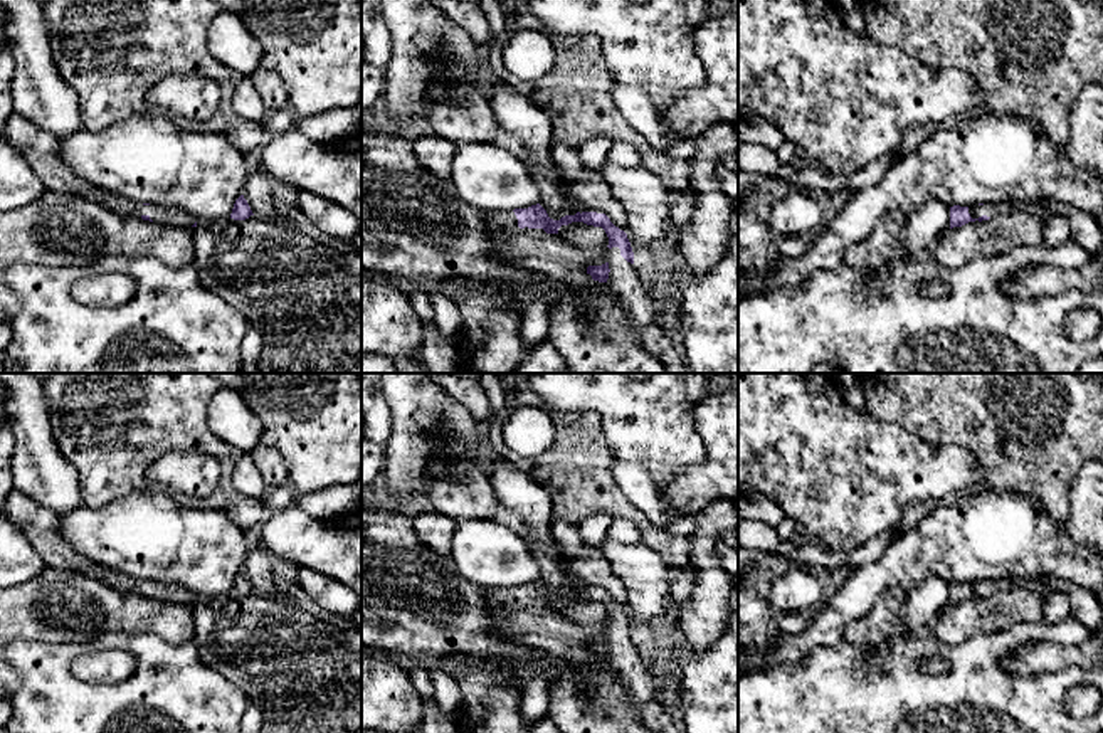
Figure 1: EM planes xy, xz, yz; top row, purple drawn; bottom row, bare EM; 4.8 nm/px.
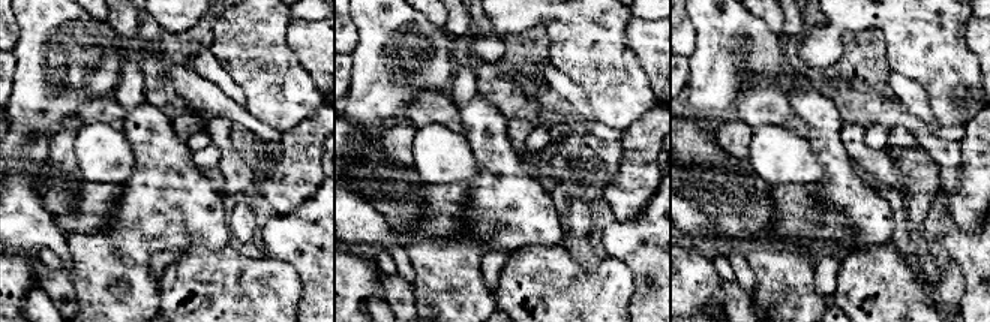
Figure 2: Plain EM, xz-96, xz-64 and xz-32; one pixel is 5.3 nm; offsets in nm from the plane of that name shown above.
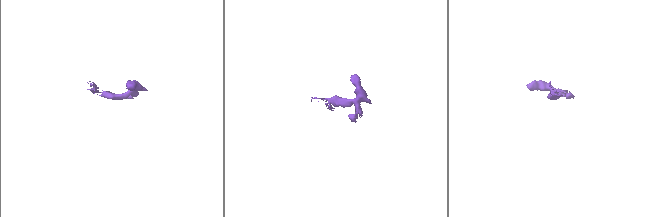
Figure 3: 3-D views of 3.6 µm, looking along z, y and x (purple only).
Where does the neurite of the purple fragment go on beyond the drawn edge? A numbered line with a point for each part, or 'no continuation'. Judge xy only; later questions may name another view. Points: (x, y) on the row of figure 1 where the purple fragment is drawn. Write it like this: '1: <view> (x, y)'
1: xy (39, 148)

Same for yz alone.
1: yz (991, 210)

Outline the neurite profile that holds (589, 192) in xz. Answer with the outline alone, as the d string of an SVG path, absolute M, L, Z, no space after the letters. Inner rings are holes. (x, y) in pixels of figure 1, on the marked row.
M553 141L552 158L560 175L570 183L567 193L582 212L605 214L610 222L627 234L627 217L620 202L617 202L609 185L595 170L587 170L580 163L578 150L568 143Z

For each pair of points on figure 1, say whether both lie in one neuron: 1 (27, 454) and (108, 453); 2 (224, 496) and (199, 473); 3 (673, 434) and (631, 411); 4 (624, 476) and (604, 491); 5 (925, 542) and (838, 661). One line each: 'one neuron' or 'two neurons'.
1: two neurons
2: two neurons
3: one neuron
4: two neurons
5: two neurons

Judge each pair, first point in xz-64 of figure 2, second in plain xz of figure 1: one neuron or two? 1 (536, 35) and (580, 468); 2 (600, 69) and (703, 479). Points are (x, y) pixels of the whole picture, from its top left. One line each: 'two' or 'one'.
1: one
2: two

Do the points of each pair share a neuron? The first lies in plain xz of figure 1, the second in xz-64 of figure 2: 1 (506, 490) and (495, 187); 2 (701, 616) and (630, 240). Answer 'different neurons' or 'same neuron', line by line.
1: same neuron
2: different neurons

